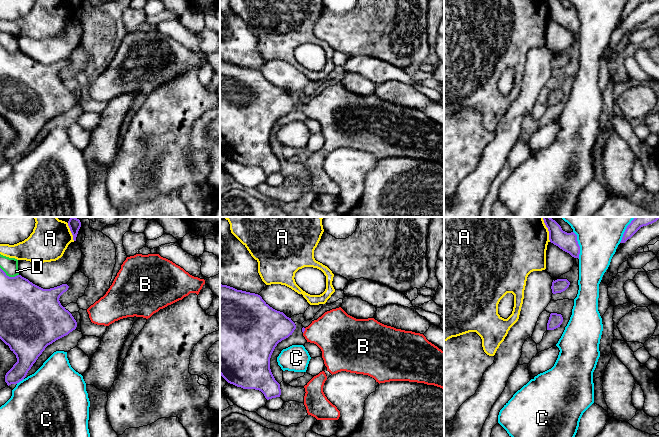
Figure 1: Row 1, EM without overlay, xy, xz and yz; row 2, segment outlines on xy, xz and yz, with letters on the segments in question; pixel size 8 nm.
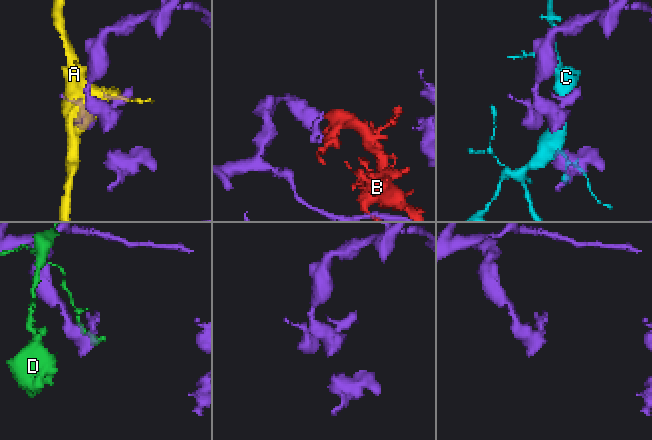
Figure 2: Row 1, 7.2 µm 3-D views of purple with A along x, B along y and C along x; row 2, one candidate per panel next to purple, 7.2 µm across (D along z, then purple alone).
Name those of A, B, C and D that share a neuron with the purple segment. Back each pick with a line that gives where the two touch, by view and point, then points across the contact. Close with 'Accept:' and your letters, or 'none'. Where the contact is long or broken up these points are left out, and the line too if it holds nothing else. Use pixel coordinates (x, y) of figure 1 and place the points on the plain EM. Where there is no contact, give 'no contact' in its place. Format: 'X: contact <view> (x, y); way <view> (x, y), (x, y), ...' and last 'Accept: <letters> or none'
B: contact xz (304, 106)
Accept: B

